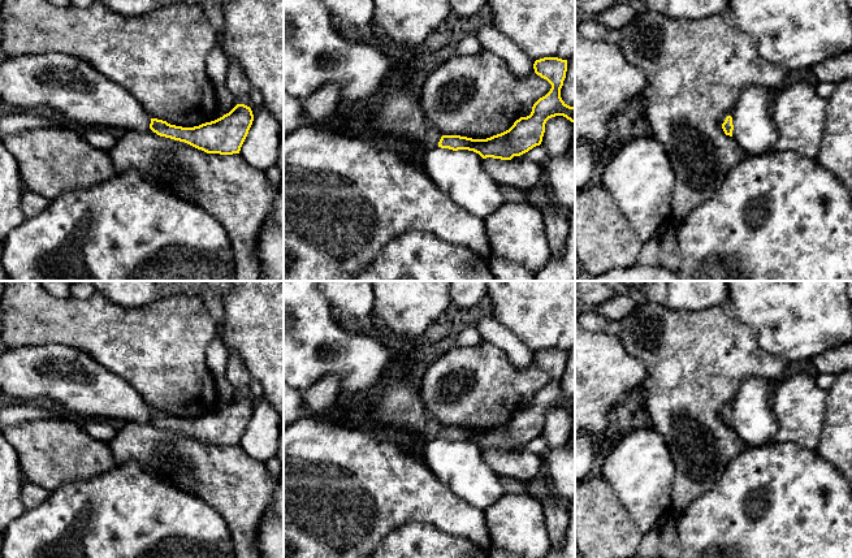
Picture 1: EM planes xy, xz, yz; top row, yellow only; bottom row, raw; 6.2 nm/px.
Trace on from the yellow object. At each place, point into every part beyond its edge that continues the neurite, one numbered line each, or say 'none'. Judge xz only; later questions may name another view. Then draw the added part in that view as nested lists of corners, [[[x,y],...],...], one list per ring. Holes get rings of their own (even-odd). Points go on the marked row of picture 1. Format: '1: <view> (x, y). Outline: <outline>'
1: xz (399, 116). Outline: [[[403,81],[382,101],[368,100],[358,114],[367,133],[379,133],[381,137],[377,139],[408,142],[412,150],[425,152],[434,148],[442,137],[428,124],[410,82]]]

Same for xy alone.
1: xy (73, 87). Outline: [[[59,52],[0,62],[0,99],[20,109],[46,105],[74,125],[147,131],[151,117],[125,87],[88,62]]]

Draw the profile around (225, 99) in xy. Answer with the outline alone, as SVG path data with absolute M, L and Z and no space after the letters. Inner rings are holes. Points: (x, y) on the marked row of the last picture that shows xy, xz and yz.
M226 85L216 88L216 99L219 105L226 111L233 109L238 104Z

